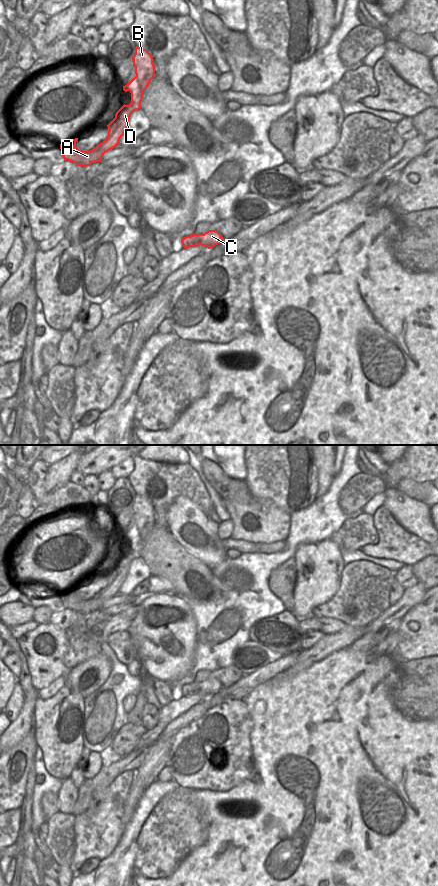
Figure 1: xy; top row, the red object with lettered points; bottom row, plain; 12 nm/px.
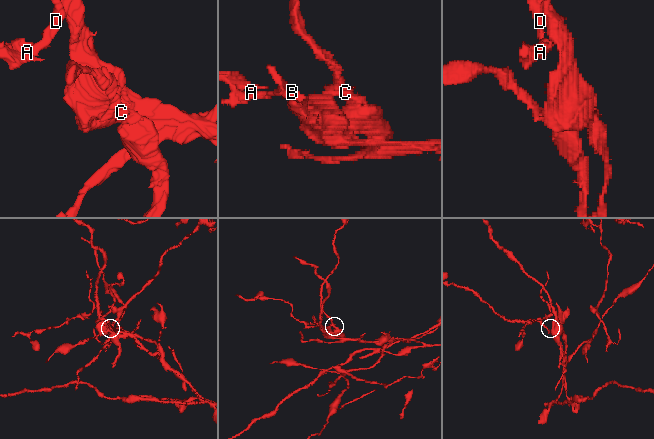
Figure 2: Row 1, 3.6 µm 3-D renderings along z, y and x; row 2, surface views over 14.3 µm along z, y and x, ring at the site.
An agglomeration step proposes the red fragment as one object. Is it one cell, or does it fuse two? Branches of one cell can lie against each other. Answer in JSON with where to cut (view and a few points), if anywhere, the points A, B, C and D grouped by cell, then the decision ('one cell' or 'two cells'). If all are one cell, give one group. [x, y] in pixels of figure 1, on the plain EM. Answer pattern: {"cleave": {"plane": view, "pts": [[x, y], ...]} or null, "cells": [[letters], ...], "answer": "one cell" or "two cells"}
{"cleave": {"plane": "xy", "pts": [[204, 682], [200, 692]]}, "cells": [["A", "B", "D"], ["C"]], "answer": "two cells"}

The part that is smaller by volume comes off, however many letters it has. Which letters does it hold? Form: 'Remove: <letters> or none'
Remove: C

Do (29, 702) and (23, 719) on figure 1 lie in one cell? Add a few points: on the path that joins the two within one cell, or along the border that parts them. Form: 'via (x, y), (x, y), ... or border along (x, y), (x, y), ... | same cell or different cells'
via (29, 706), (26, 715) | same cell

